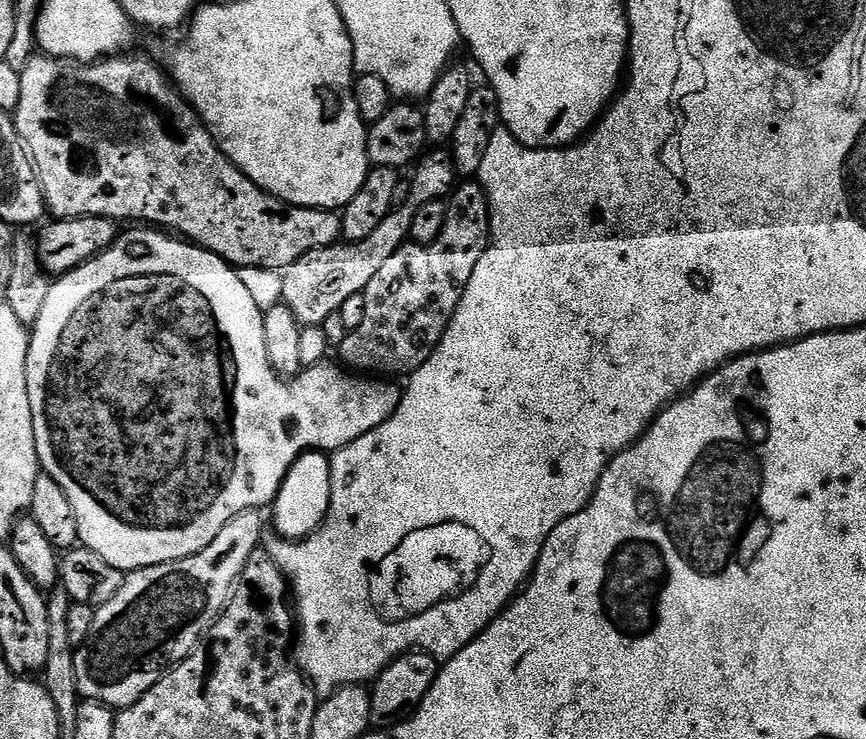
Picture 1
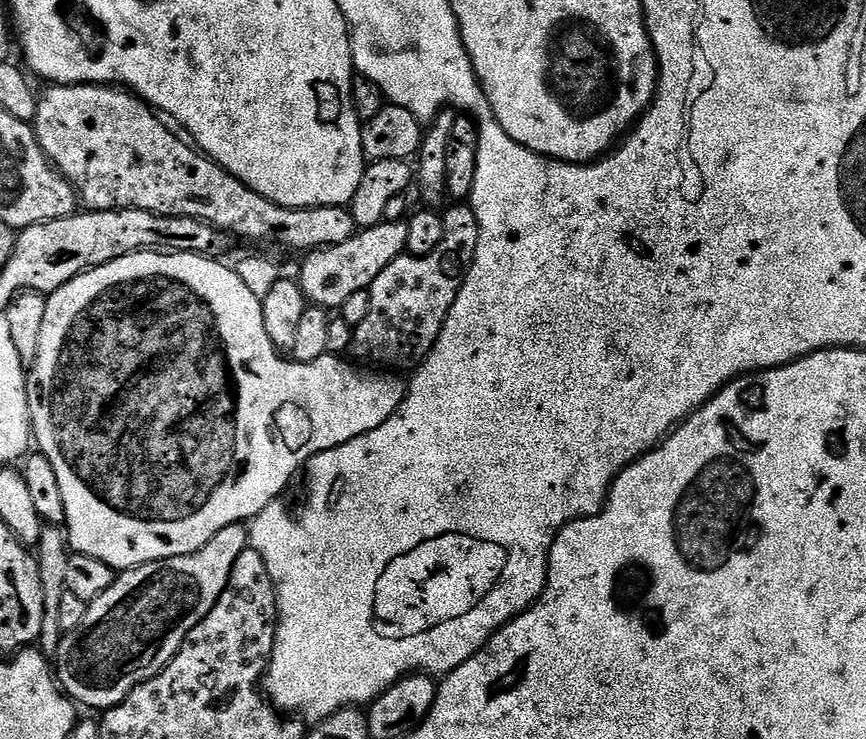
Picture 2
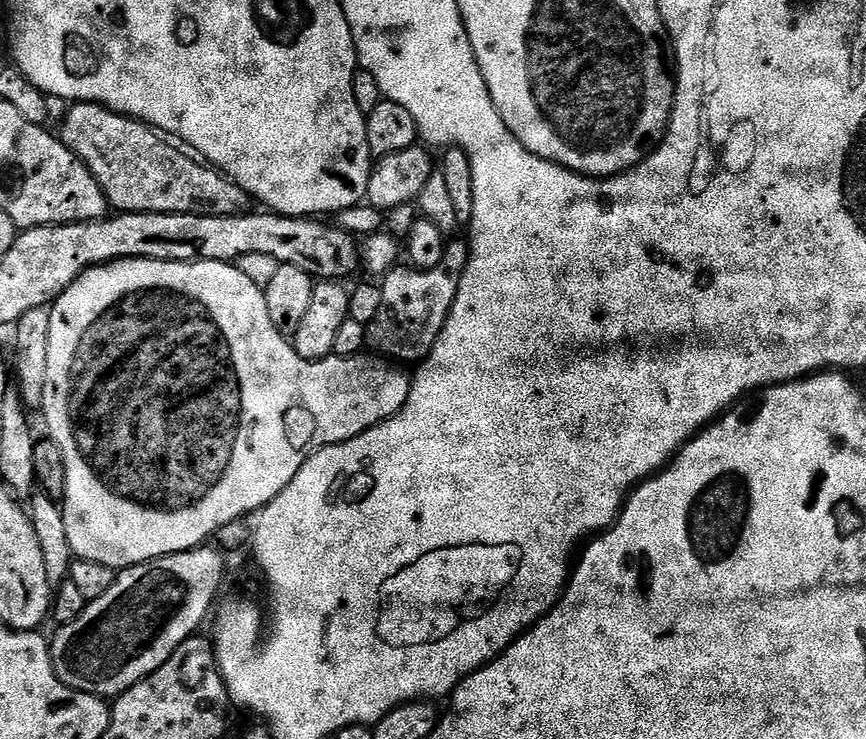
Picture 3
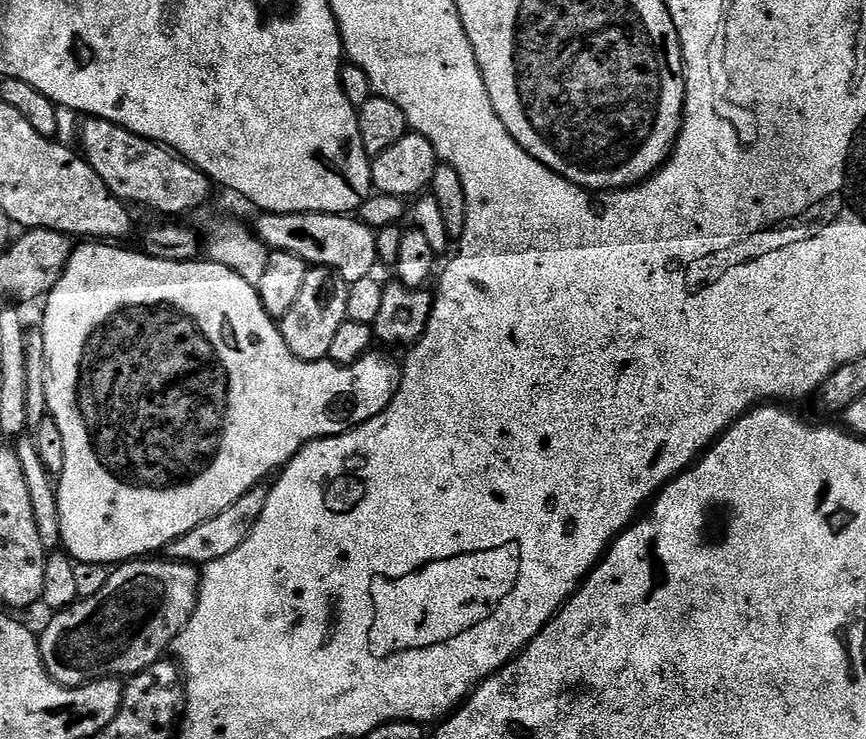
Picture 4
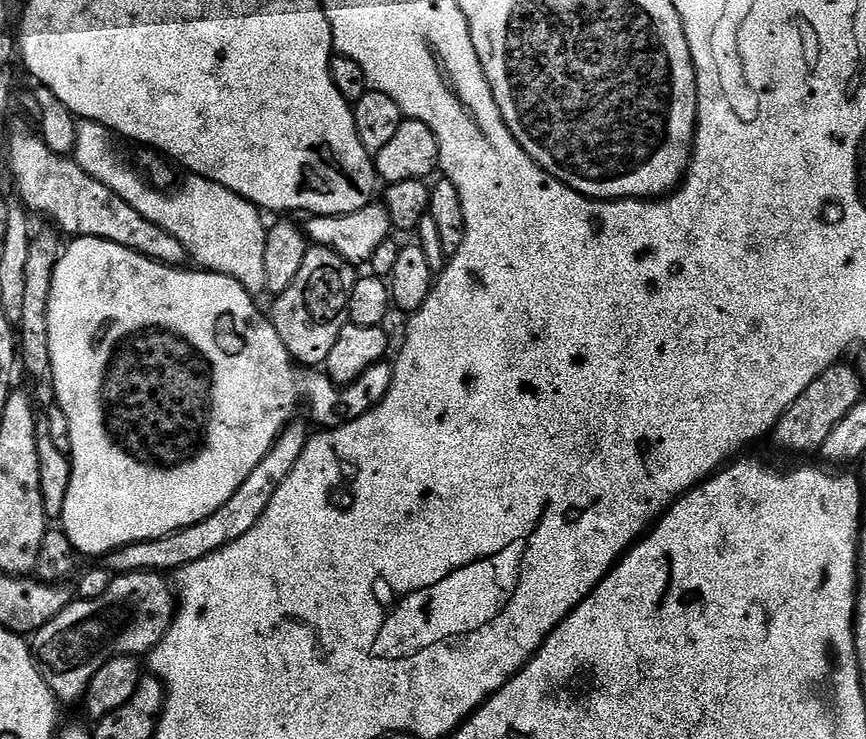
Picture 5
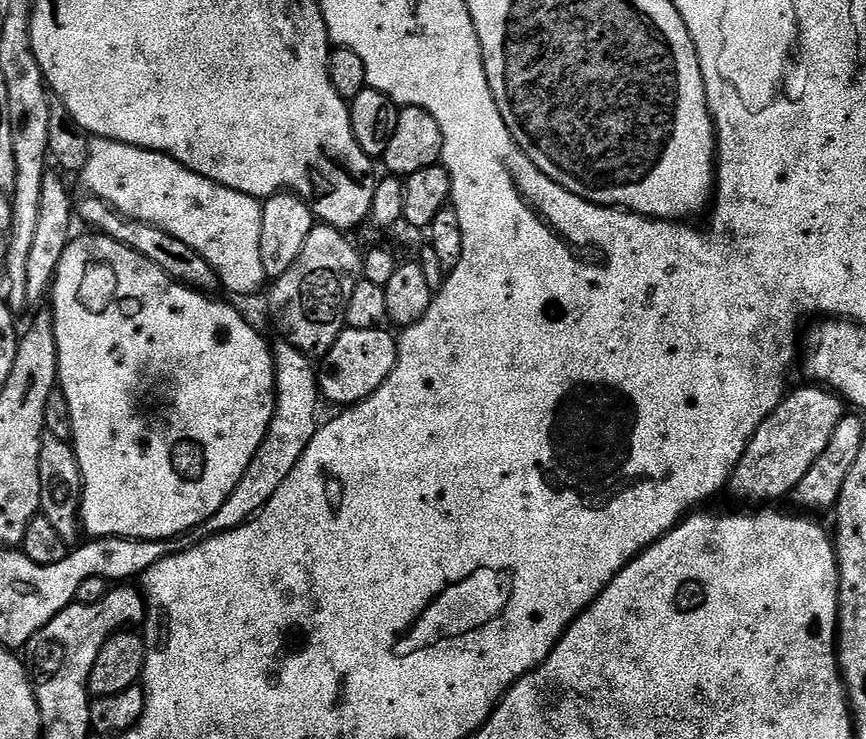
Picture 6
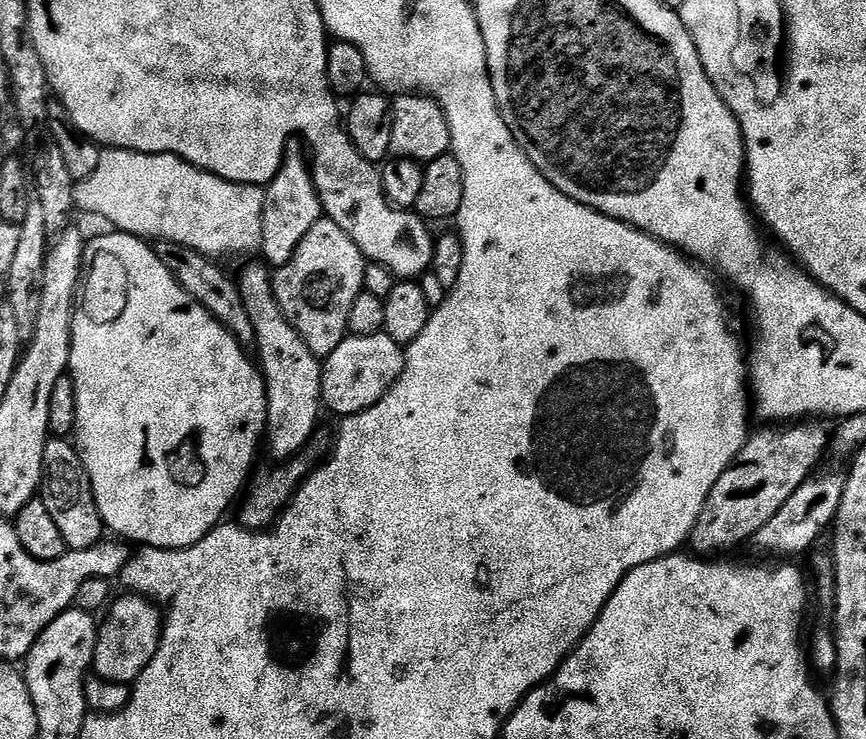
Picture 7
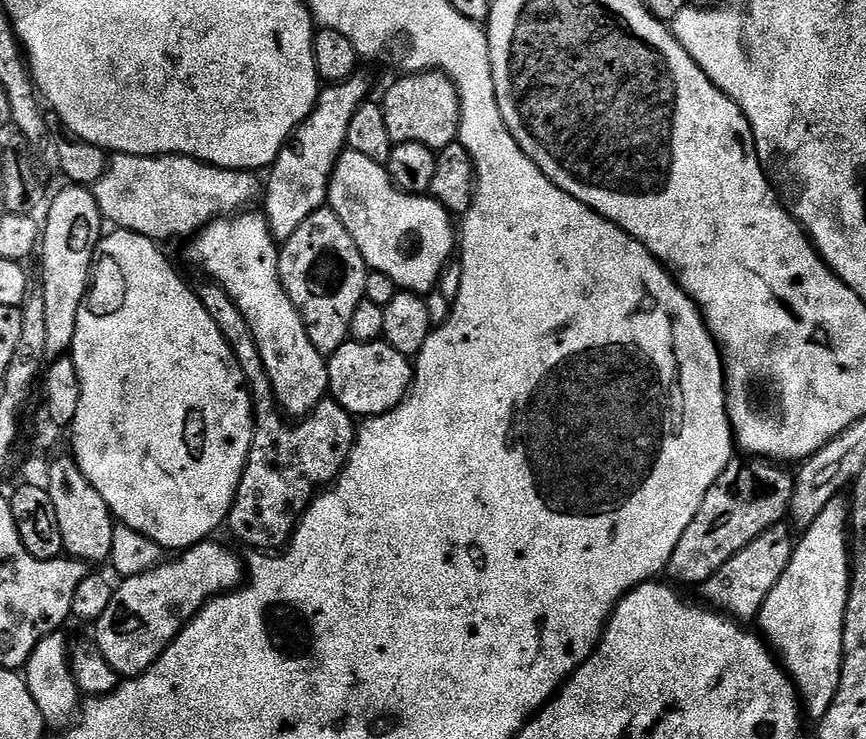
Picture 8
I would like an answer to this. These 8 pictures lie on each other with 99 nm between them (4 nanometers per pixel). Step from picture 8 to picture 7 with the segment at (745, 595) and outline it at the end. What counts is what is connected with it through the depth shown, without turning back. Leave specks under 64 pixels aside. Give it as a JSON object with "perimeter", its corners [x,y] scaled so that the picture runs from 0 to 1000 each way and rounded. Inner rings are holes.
{"perimeter":[[[950,639],[921,658],[921,663],[917,663],[917,668],[908,674],[903,690],[898,690],[898,696],[894,696],[894,701],[889,701],[889,706],[885,706],[880,717],[875,717],[871,728],[875,746],[893,747],[901,752],[896,755],[919,755],[915,752],[926,751],[950,720],[953,724],[960,716],[972,679],[976,645],[971,640],[969,644],[965,639]]]}

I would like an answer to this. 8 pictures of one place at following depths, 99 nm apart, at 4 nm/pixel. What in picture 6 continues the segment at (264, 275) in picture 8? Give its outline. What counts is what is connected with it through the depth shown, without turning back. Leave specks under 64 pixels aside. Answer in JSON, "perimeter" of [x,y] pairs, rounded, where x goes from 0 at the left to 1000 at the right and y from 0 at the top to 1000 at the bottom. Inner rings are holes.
{"perimeter":[[[331,463],[318,467],[316,486],[319,488],[319,558],[307,582],[307,593],[303,598],[303,604],[298,604],[284,641],[277,648],[275,658],[270,658],[266,674],[261,679],[256,679],[254,689],[233,712],[237,727],[268,720],[271,714],[285,709],[296,694],[301,693],[312,679],[312,674],[316,674],[321,658],[326,658],[326,652],[330,652],[330,647],[335,647],[335,636],[339,636],[339,631],[344,631],[344,620],[349,620],[353,604],[358,604],[358,593],[363,593],[365,586],[367,578],[365,551],[372,547],[372,537],[367,518],[367,503],[361,488],[349,474],[344,474],[338,465]]]}

